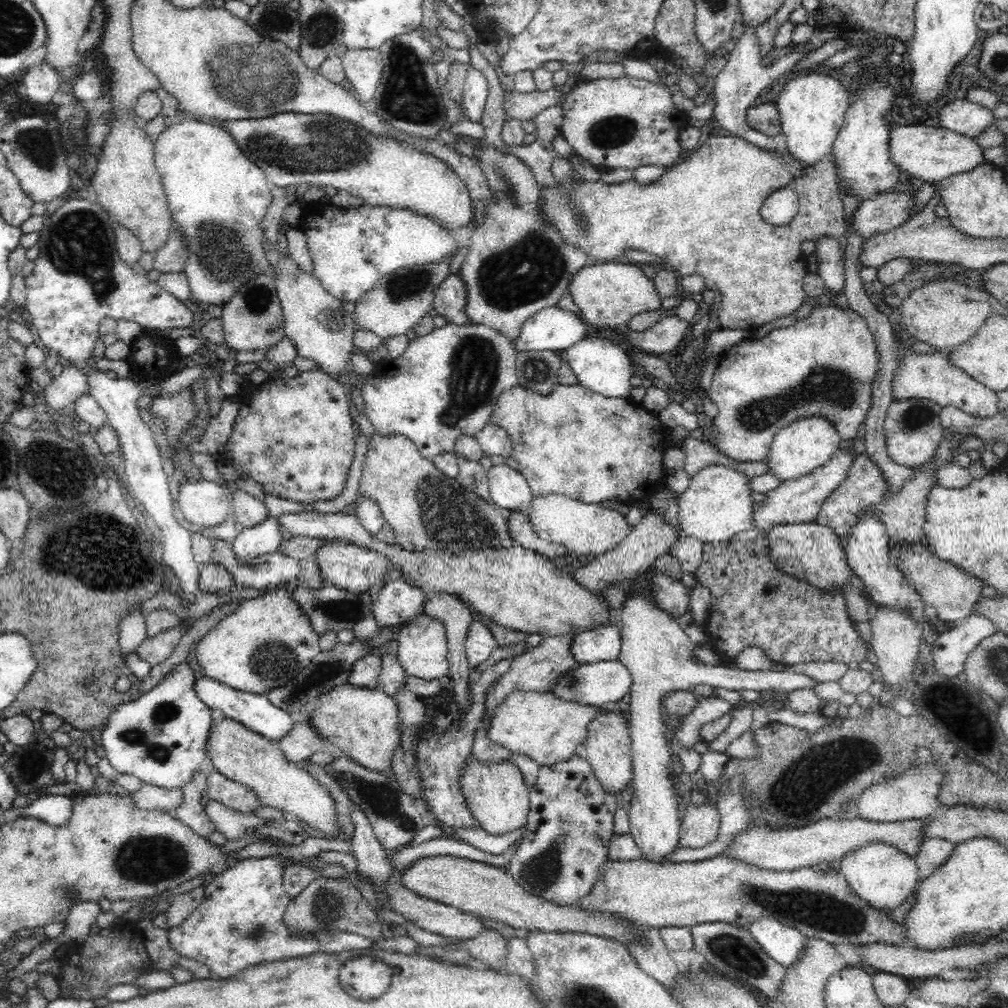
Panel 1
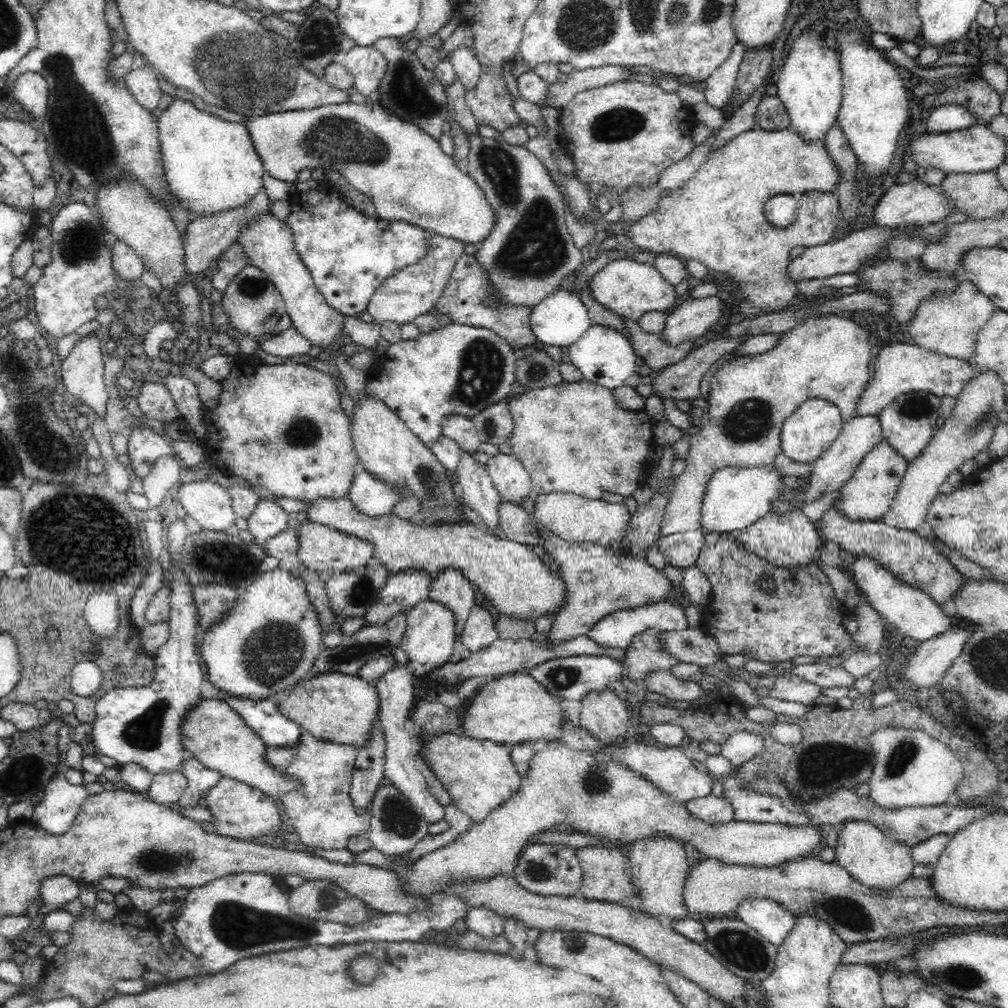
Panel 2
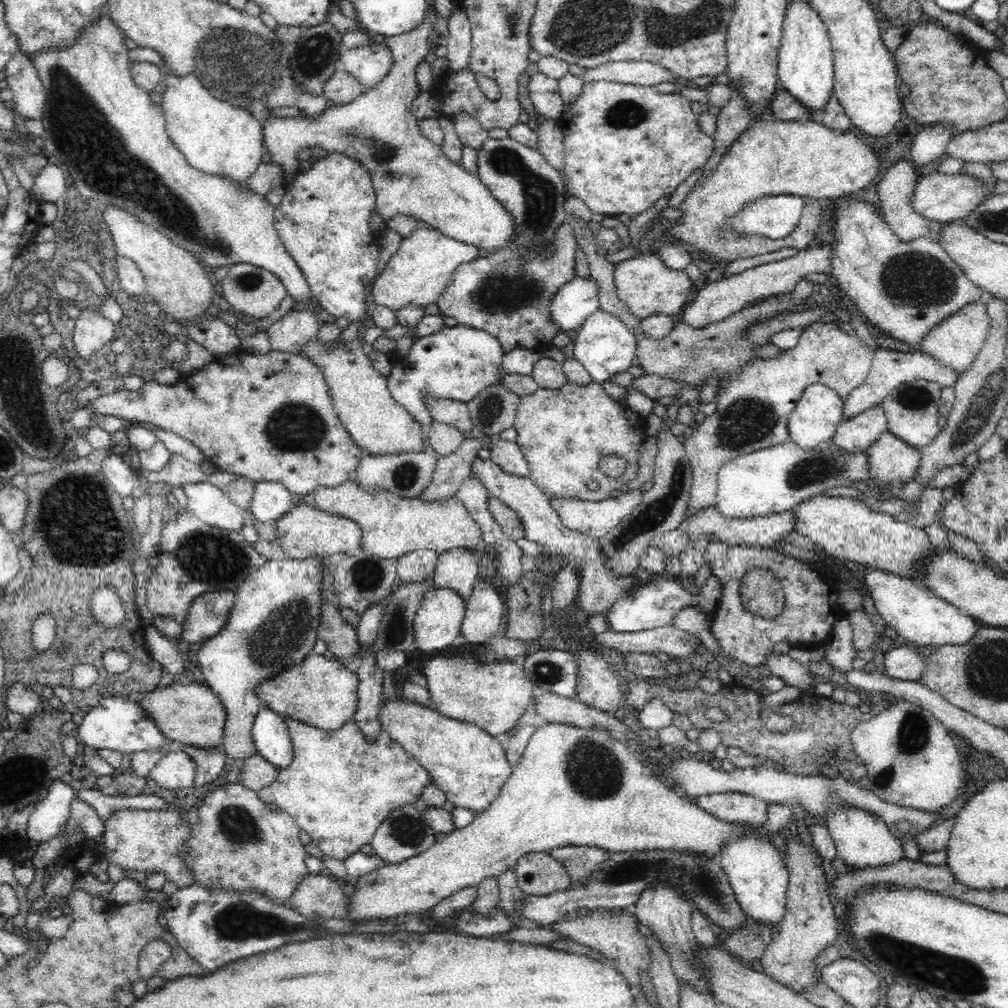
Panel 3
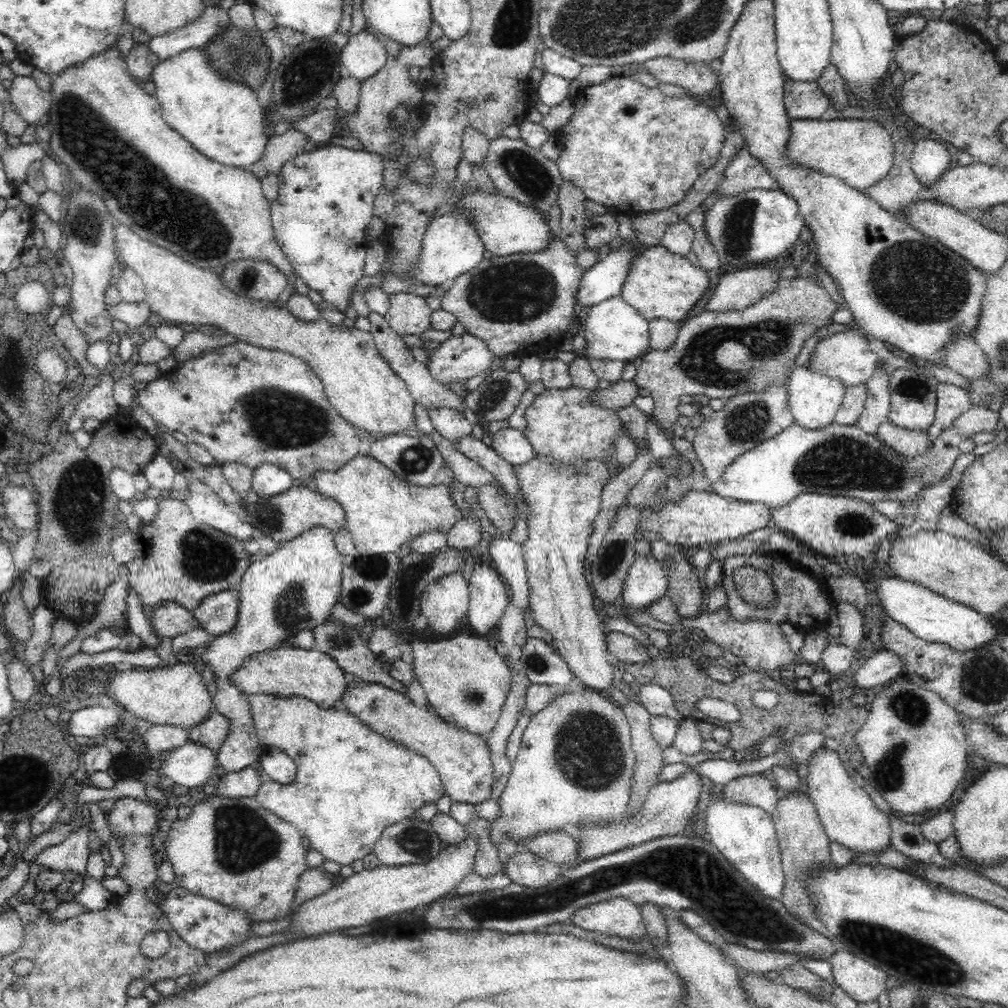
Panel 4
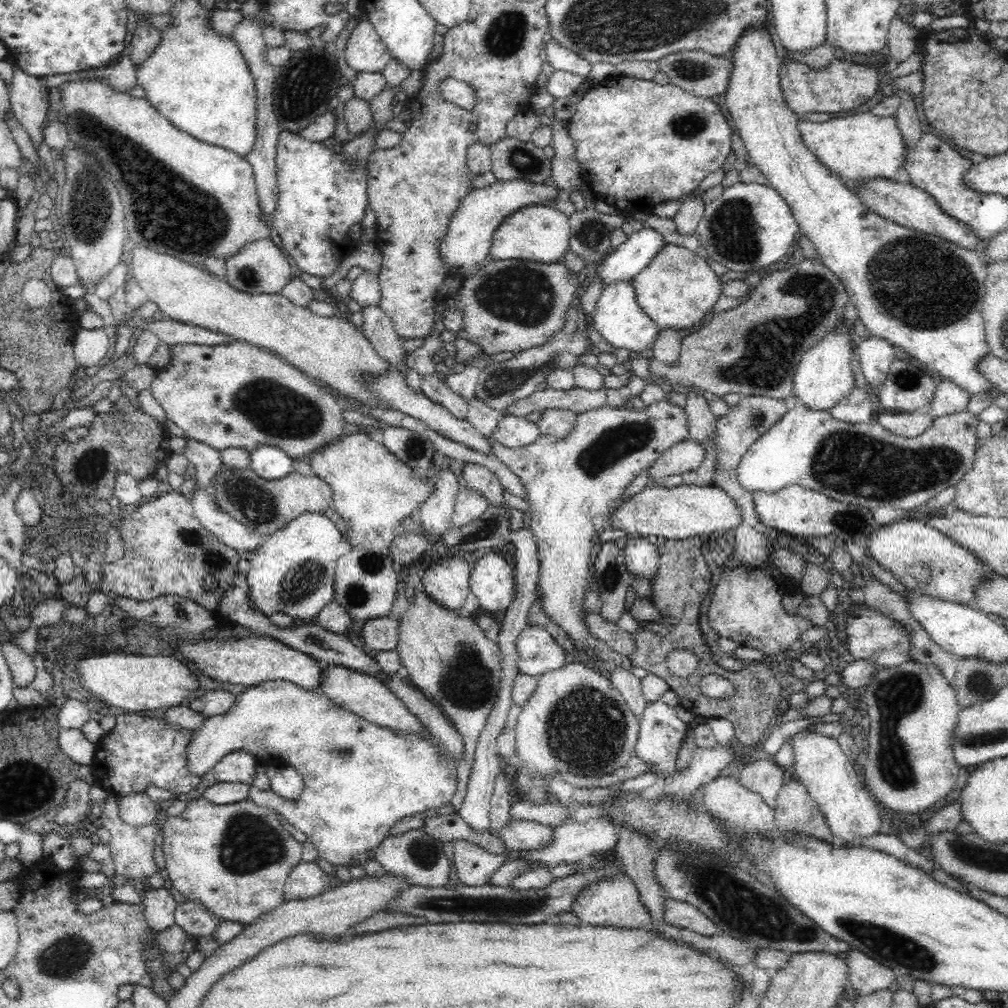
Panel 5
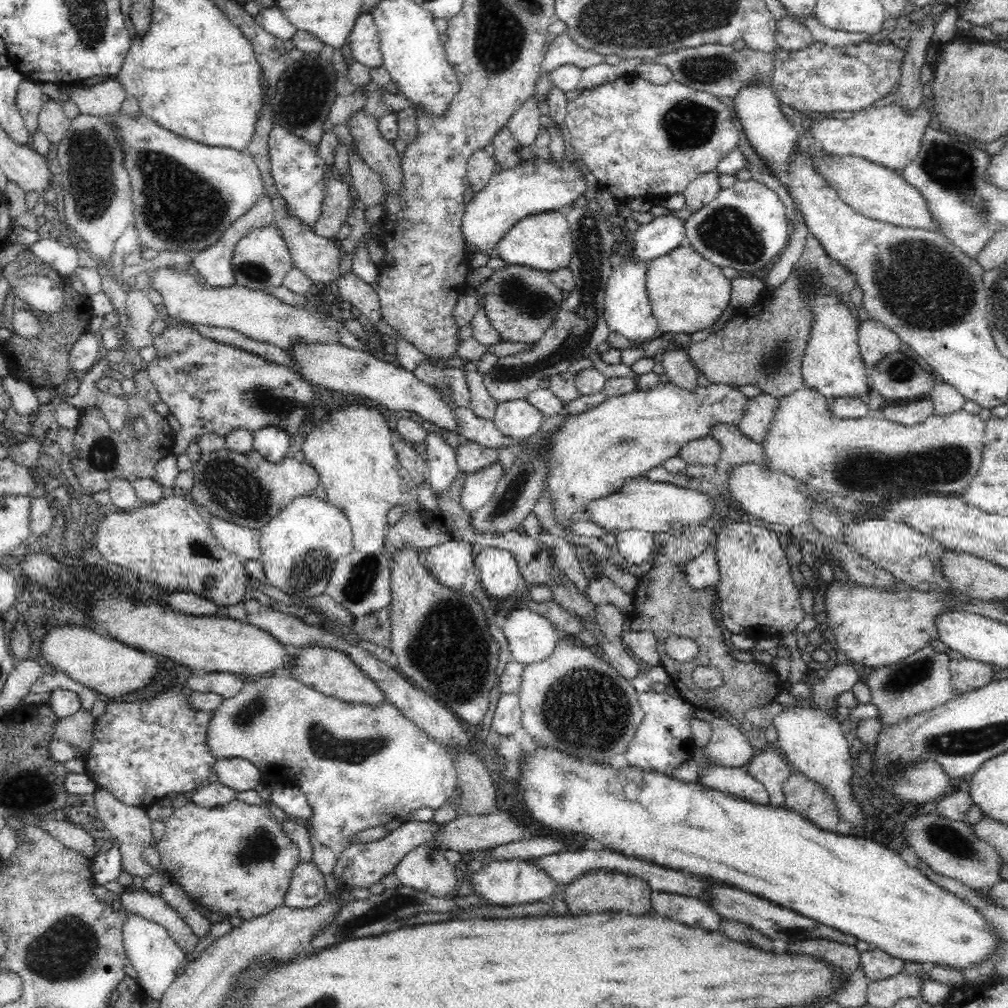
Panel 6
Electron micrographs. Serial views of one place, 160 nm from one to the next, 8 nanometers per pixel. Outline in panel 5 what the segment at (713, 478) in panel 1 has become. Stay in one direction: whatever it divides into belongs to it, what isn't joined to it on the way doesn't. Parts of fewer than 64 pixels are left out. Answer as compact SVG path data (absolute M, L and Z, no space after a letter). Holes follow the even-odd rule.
M796 406L794 410L787 410L786 414L772 427L768 432L765 432L760 438L746 451L746 454L740 459L737 468L737 479L740 483L740 487L744 489L748 494L752 495L758 492L764 493L777 493L784 487L790 485L798 485L807 489L821 492L834 500L839 500L842 503L854 503L860 506L864 506L870 510L876 510L880 506L890 507L892 509L916 509L926 502L928 498L936 496L938 492L946 490L948 486L957 485L962 476L972 468L972 460L975 458L974 445L979 442L976 438L976 427L978 426L979 420L974 416L968 409L937 418L932 421L932 424L915 439L906 438L902 436L896 436L894 433L884 429L882 425L873 416L865 423L849 423L844 421L836 420L828 411L810 411L806 409L806 406Z

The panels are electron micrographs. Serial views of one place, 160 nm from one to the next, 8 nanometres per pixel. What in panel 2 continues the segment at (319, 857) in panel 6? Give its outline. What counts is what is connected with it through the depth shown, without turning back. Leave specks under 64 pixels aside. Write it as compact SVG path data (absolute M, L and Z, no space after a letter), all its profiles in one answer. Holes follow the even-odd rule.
M302 730L297 744L297 753L293 763L285 774L302 785L301 792L290 792L279 798L284 804L286 814L294 826L299 842L314 848L346 849L350 836L368 833L370 812L358 815L350 803L349 787L352 782L352 770L356 758L354 745L340 745L320 741L308 731ZM181 770L158 773L153 776L150 787L147 789L147 797L149 800L171 808L174 803L179 802L186 788L186 777Z

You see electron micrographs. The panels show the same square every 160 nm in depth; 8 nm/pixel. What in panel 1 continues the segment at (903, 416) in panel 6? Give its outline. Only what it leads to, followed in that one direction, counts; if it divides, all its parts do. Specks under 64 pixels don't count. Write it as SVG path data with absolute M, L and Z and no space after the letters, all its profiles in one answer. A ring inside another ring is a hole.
M862 453L861 456L857 456L856 460L852 461L848 472L846 472L846 478L826 496L815 522L830 528L836 535L842 536L852 529L857 517L866 509L873 509L874 504L880 502L884 494L886 494L886 483L882 479L882 473L872 463L872 459L868 459Z

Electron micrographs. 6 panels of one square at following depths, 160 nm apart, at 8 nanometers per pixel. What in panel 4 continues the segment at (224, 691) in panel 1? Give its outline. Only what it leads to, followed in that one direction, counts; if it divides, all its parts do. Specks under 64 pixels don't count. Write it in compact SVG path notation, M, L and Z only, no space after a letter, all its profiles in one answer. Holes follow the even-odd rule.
M266 746L266 752L260 754L258 762L262 766L262 774L266 778L280 782L280 784L290 784L296 778L294 759L277 746Z

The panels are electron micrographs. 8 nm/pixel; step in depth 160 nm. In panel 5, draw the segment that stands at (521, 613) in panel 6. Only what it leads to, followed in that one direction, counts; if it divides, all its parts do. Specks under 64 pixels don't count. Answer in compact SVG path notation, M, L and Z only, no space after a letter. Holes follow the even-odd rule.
M526 628L517 638L519 672L533 677L561 669L567 662L562 648L546 629Z

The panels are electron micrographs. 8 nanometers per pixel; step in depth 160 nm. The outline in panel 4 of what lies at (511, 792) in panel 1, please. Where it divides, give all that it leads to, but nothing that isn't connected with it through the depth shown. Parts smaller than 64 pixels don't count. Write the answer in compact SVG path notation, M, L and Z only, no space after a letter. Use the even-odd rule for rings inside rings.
M364 683L361 687L349 684L341 707L387 739L428 759L438 771L445 795L449 795L453 802L480 804L491 799L494 767L484 736L446 722L430 706L419 708L408 695L380 683Z

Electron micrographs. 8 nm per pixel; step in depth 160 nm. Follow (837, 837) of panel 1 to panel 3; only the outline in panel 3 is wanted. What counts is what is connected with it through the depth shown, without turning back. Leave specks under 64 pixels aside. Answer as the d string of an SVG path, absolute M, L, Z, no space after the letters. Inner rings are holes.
M542 722L537 726L534 736L530 739L528 746L526 747L525 753L522 755L518 766L513 769L512 774L509 779L506 780L500 795L496 797L492 804L480 814L476 814L472 819L472 822L468 823L468 826L464 828L456 828L452 832L448 832L441 839L438 839L430 848L426 848L424 852L420 852L416 856L408 858L408 860L383 866L378 870L373 870L364 876L355 879L353 883L354 892L349 896L349 919L358 920L358 918L390 918L398 917L400 914L414 914L418 915L432 906L436 906L439 901L452 896L454 892L458 892L463 888L477 887L483 880L490 877L498 878L503 872L508 869L513 869L517 865L518 859L521 859L525 854L529 852L542 852L551 851L553 848L560 847L598 847L606 852L612 853L623 853L623 852L642 852L645 850L651 851L661 851L661 850L687 850L696 853L702 853L703 855L714 858L718 860L719 852L732 841L737 841L738 839L745 839L748 837L754 837L761 841L762 839L768 839L772 845L774 845L774 839L772 833L769 833L766 828L760 827L760 825L754 824L741 824L741 823L730 823L719 819L718 817L712 816L710 813L702 810L698 805L691 803L690 799L685 799L684 797L676 796L674 790L669 788L663 780L659 780L654 777L646 763L636 757L628 747L626 743L620 743L620 741L614 741L608 737L608 733L604 729L578 729L572 727L572 725L560 725L558 723L544 723Z

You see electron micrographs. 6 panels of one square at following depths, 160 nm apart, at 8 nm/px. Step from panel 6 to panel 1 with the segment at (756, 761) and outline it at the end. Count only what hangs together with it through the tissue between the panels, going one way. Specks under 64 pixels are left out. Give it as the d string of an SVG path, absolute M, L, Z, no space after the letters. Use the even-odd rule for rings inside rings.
M690 802L686 807L680 823L678 847L697 849L710 844L720 826L720 815L713 805L693 806Z

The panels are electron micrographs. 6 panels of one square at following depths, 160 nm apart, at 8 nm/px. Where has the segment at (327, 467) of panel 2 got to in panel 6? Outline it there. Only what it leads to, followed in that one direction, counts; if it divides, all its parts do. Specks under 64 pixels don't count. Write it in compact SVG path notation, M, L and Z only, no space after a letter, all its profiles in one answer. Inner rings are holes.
M168 325L163 334L157 337L154 337L153 346L157 350L157 355L152 362L147 364L147 371L152 383L158 391L158 396L160 400L169 406L169 412L178 420L180 423L180 430L177 435L175 435L175 441L173 446L173 454L177 457L185 454L188 445L191 441L196 441L196 438L199 438L206 433L212 433L220 437L225 437L227 434L230 434L232 431L238 429L246 429L246 431L253 434L255 430L260 430L264 427L276 427L286 431L288 435L294 437L300 434L300 430L308 424L312 424L310 416L312 416L313 410L316 404L316 397L314 392L314 385L308 384L300 374L294 372L292 369L284 365L276 364L275 362L267 361L263 356L258 356L257 354L252 354L251 352L246 352L241 348L236 348L235 346L228 346L227 344L220 344L219 341L214 341L212 339L204 338L200 336L200 333L196 333L194 329L190 327L184 327L184 325Z

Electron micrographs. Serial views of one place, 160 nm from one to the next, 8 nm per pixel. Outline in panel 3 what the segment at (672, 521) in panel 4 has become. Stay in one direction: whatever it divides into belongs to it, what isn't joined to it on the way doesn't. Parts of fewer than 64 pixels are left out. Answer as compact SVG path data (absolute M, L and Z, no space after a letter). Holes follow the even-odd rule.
M712 506L712 508L702 509L702 512L696 514L694 518L684 520L678 530L686 533L690 537L690 541L692 541L693 549L700 552L704 551L710 542L716 540L734 547L758 547L765 550L775 550L780 549L780 545L784 542L787 535L796 532L794 524L796 524L794 510L770 514L770 516L766 517L758 516L758 518L748 520L729 520L721 516L719 510Z

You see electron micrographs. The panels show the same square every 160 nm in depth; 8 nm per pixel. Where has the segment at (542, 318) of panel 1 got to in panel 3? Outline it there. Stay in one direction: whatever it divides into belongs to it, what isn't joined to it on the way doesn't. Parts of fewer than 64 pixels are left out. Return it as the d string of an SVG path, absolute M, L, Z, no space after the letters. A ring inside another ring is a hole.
M574 277L554 294L548 319L558 332L576 332L584 321L599 310L596 281L592 277Z

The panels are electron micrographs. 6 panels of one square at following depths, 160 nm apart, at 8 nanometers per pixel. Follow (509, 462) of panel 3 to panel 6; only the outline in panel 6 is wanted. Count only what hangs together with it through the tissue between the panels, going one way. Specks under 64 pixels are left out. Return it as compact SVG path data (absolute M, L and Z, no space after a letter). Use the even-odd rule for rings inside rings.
M516 399L498 403L493 423L504 436L518 441L531 437L544 419L544 415L526 399Z

